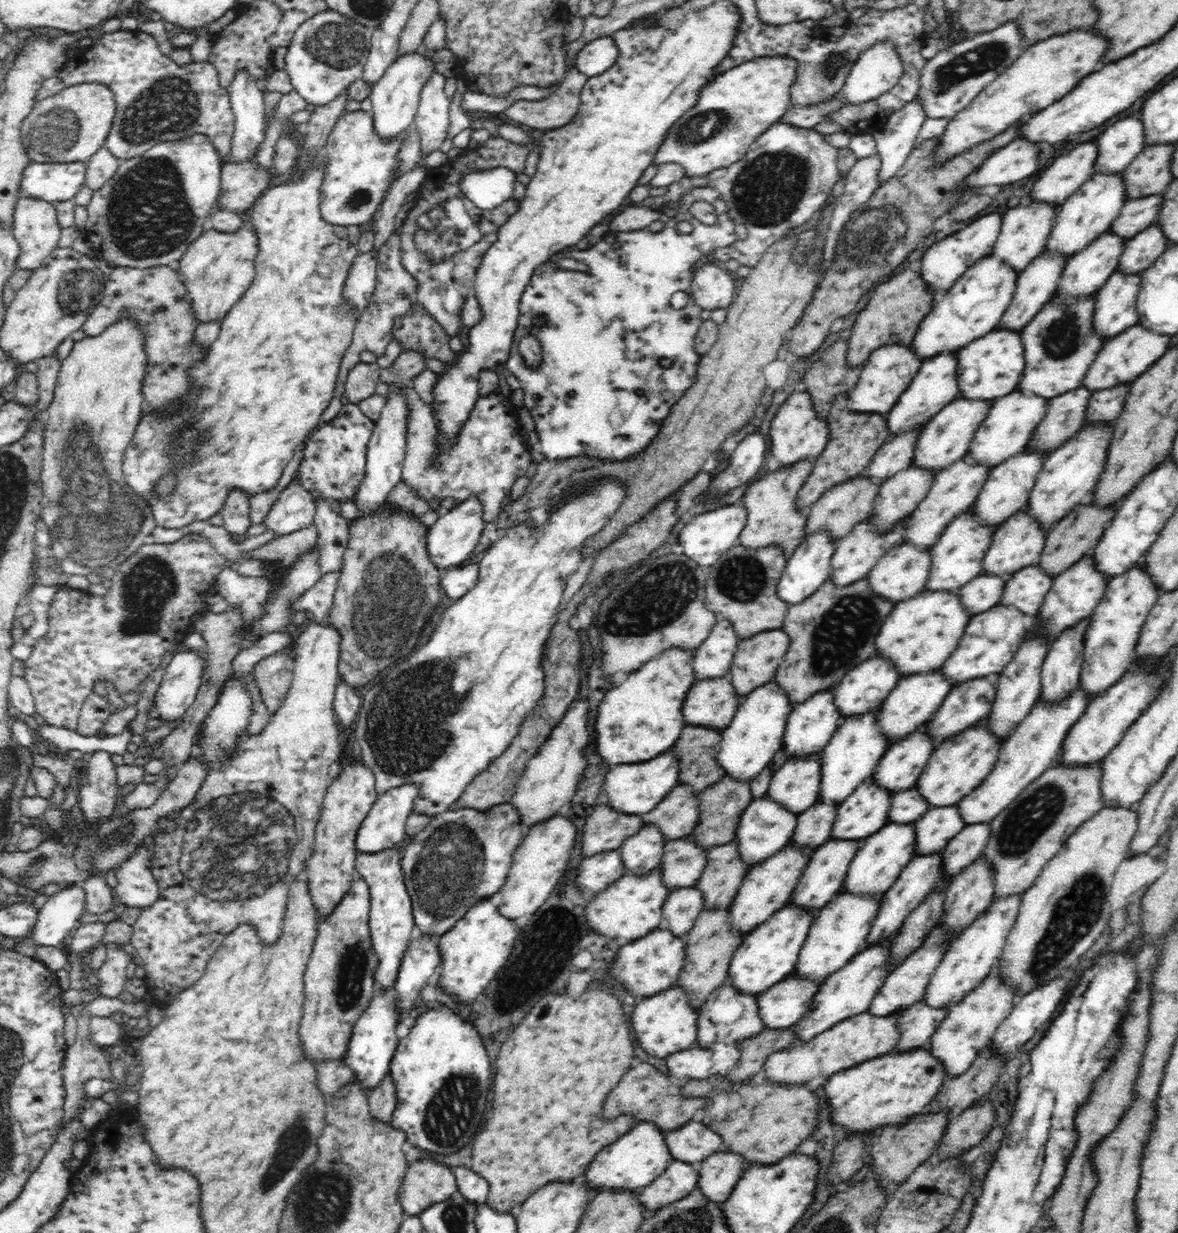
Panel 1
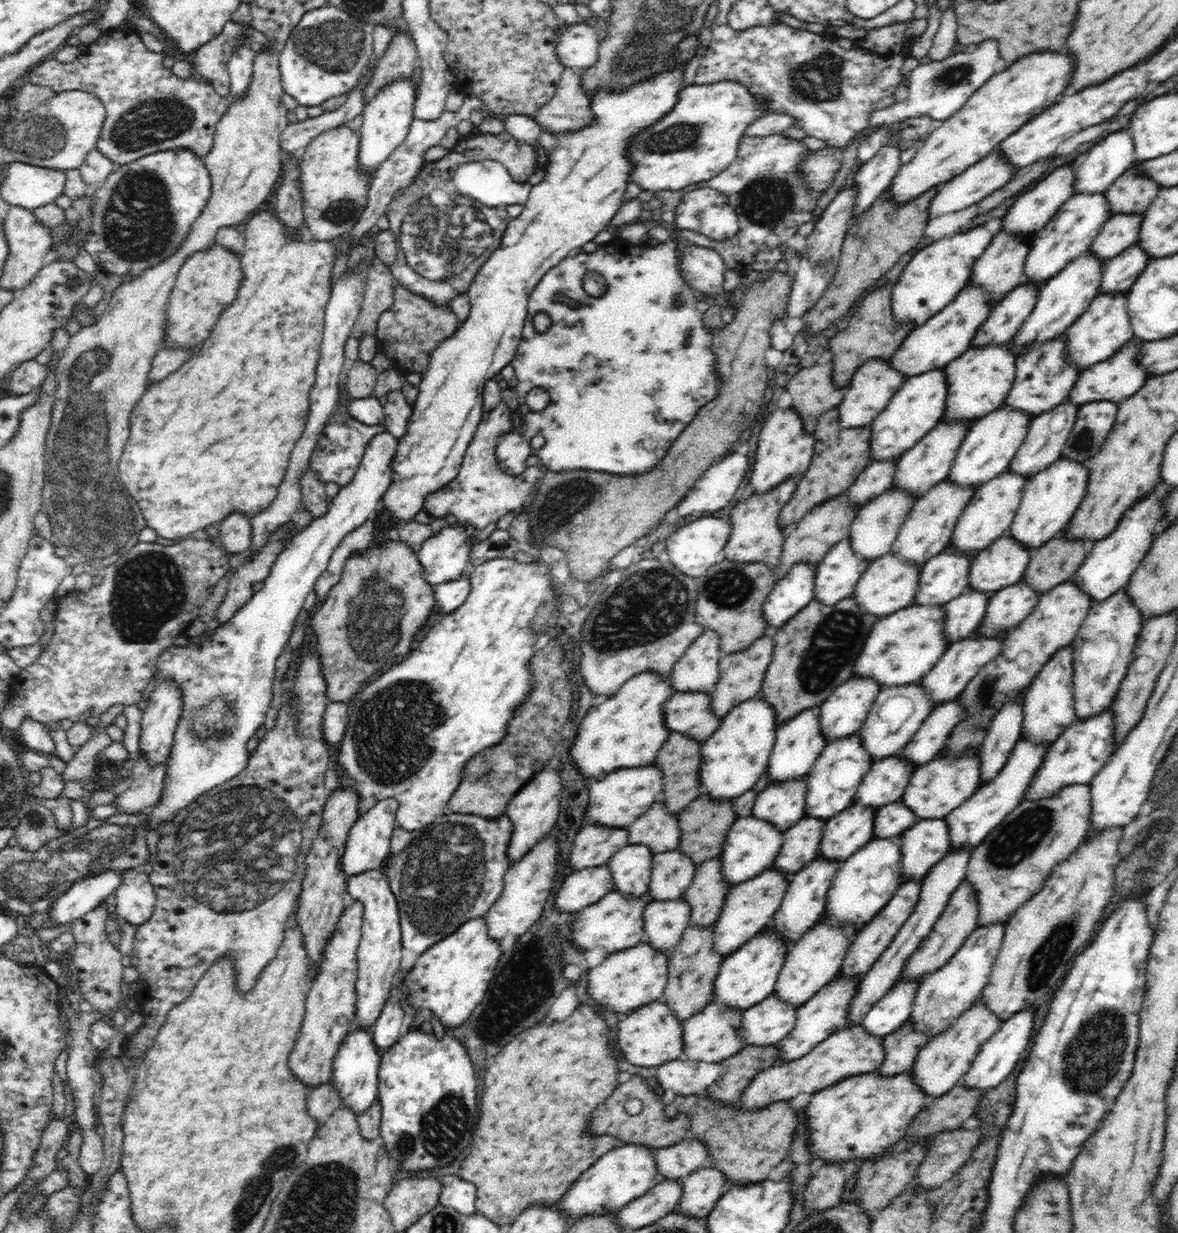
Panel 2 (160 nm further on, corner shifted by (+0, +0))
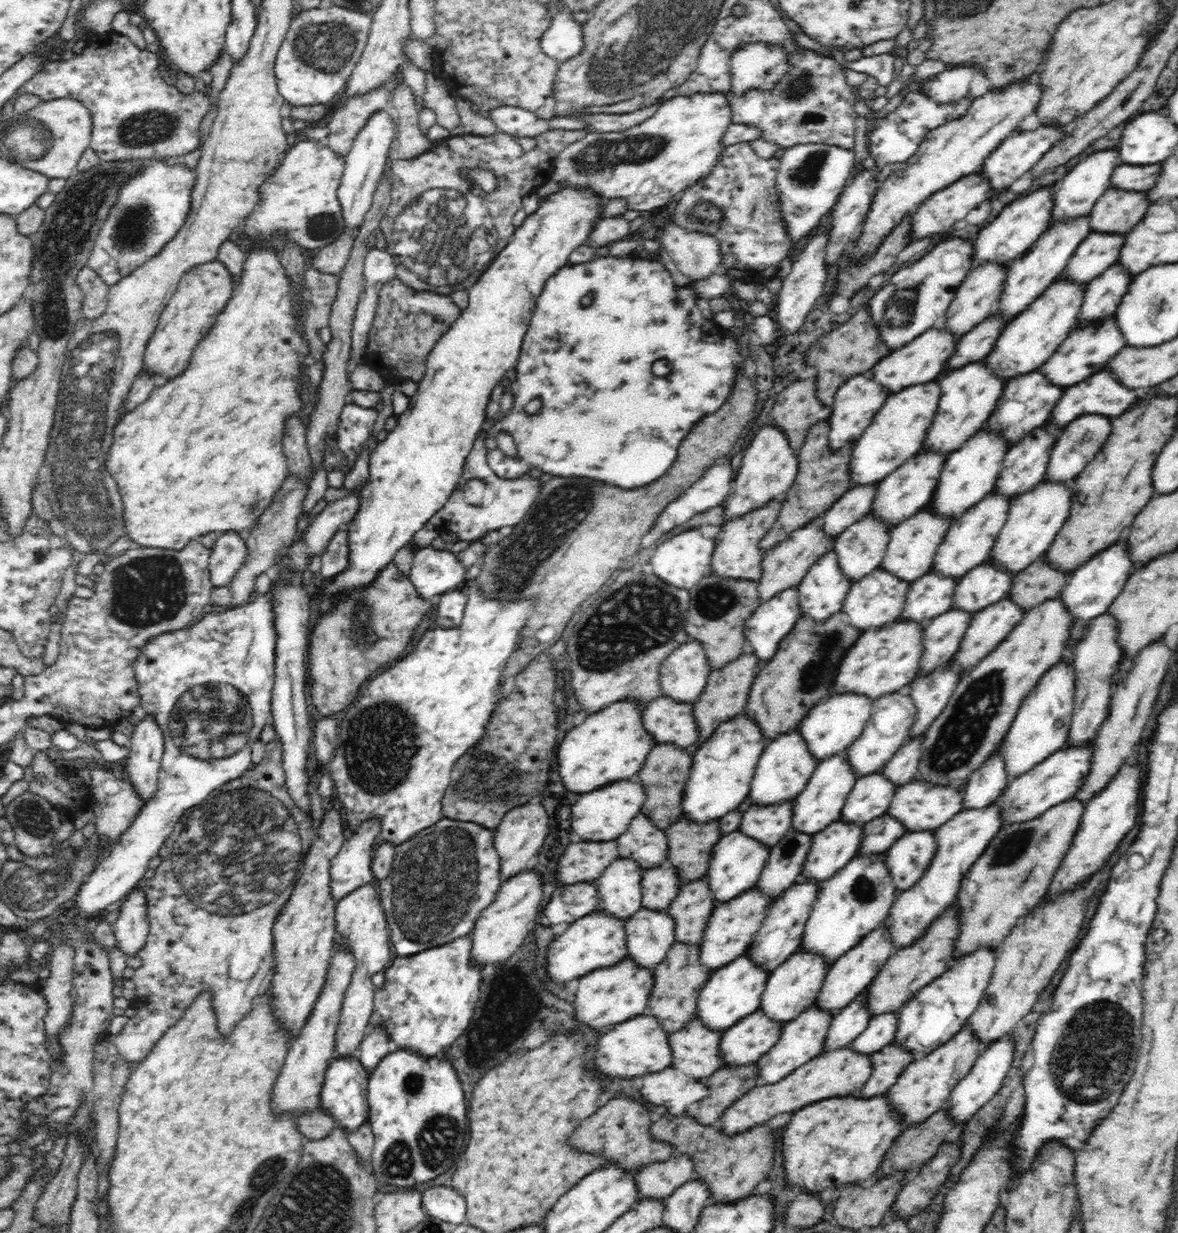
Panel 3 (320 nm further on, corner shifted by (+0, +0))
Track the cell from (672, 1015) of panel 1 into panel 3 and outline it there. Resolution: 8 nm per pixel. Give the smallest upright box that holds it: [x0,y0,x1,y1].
[594,1014,673,1080]

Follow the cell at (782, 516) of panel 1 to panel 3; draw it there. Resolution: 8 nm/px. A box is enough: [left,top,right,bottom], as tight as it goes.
[711,499,784,579]

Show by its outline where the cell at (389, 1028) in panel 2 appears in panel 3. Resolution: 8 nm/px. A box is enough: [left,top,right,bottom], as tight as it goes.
[358,1027,397,1073]

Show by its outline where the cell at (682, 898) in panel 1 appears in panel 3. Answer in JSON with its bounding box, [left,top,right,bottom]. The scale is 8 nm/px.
[626,908,675,969]

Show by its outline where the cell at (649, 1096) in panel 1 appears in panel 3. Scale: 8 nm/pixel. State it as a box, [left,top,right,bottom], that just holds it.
[572,1098,675,1172]

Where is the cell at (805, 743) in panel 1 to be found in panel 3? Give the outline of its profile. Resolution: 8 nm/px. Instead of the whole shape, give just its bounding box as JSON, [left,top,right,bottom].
[749,728,818,806]

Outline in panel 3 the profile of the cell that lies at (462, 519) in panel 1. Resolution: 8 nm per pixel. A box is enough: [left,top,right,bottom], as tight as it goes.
[409,546,466,601]

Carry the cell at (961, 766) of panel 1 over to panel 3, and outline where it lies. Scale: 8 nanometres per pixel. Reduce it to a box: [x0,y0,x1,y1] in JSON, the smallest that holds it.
[887,778,963,832]

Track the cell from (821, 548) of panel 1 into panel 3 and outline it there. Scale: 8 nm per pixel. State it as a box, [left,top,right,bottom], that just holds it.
[746,586,800,664]

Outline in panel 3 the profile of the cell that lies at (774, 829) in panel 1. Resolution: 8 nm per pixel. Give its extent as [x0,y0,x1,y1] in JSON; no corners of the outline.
[704,829,769,903]

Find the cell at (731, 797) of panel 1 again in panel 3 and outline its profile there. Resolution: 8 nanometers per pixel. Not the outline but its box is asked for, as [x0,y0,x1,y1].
[663,815,723,884]

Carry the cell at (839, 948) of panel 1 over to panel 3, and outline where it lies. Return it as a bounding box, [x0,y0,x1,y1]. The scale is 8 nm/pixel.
[760,948,832,1024]

